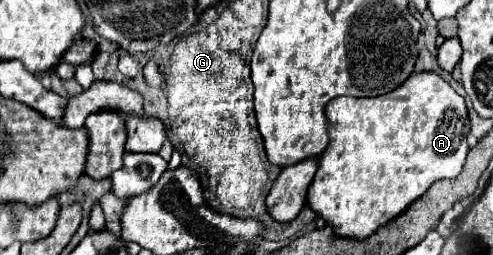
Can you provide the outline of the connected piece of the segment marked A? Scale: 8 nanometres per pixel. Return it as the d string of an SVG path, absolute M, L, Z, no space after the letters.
M412 73L392 95L382 97L336 97L326 105L330 143L320 155L318 171L308 189L308 207L326 219L340 237L366 239L378 227L390 223L406 207L422 197L434 181L454 179L468 155L466 135L470 131L464 97L460 97L436 73Z

